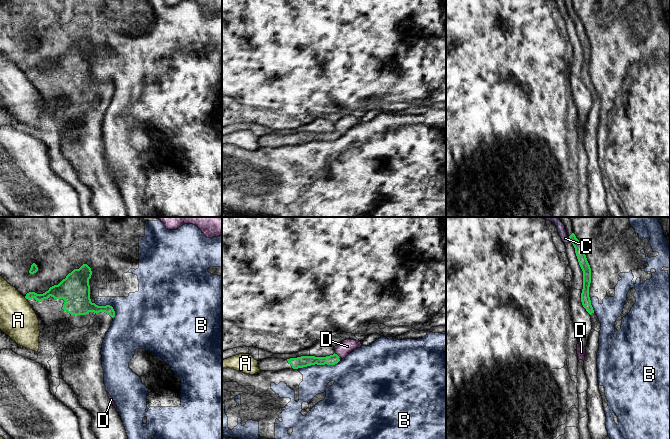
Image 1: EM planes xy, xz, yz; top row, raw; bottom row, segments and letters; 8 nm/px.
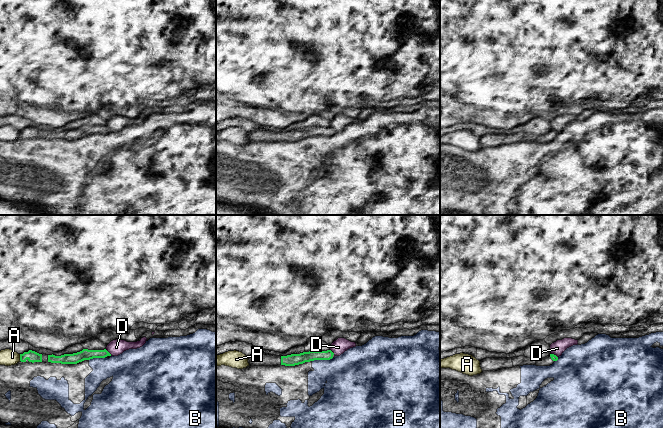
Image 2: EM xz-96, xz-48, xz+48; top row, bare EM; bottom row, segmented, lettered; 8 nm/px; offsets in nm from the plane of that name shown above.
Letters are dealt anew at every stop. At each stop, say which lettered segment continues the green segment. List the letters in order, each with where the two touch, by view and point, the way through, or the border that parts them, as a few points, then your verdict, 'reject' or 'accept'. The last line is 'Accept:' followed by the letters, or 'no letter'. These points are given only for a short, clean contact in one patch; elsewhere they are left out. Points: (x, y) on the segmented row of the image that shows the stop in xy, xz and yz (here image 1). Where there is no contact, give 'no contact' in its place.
A: xy (25, 297) | reject
B: xy (108, 305) | along xy (94, 303), (111, 306), (115, 316) | reject
C: yz (569, 239) | reject
D: xz (336, 354) | reject
Accept: no letter

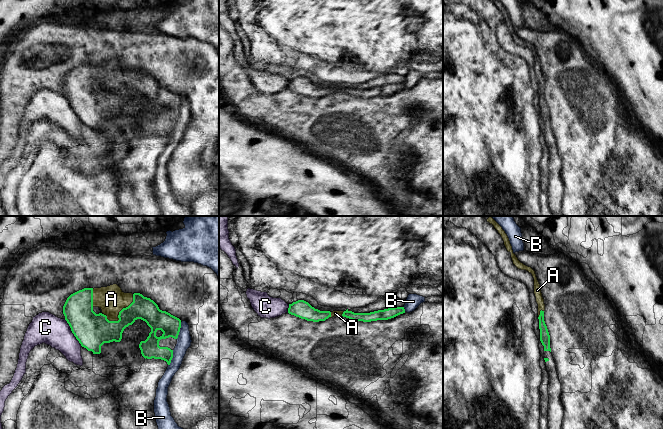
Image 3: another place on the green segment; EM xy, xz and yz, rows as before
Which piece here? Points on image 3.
A: xy (119, 312) | accept
B: xy (179, 330) | reject
C: xy (72, 332) | reject
Accept: A

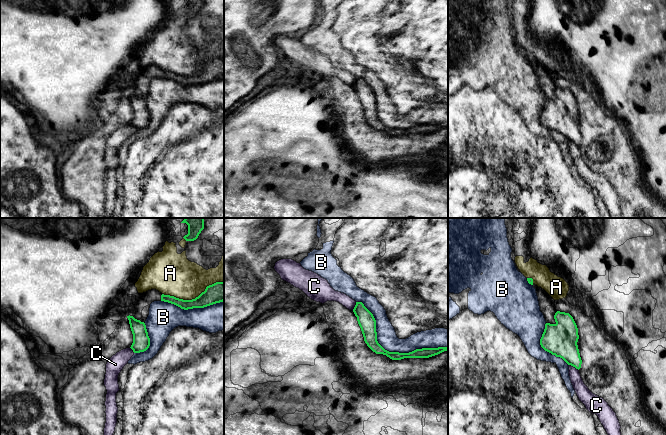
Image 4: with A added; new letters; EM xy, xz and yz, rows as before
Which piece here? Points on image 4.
A: xy (193, 299) | reject
B: xz (390, 352) | reject
C: yz (574, 366) | reject
Accept: no letter

